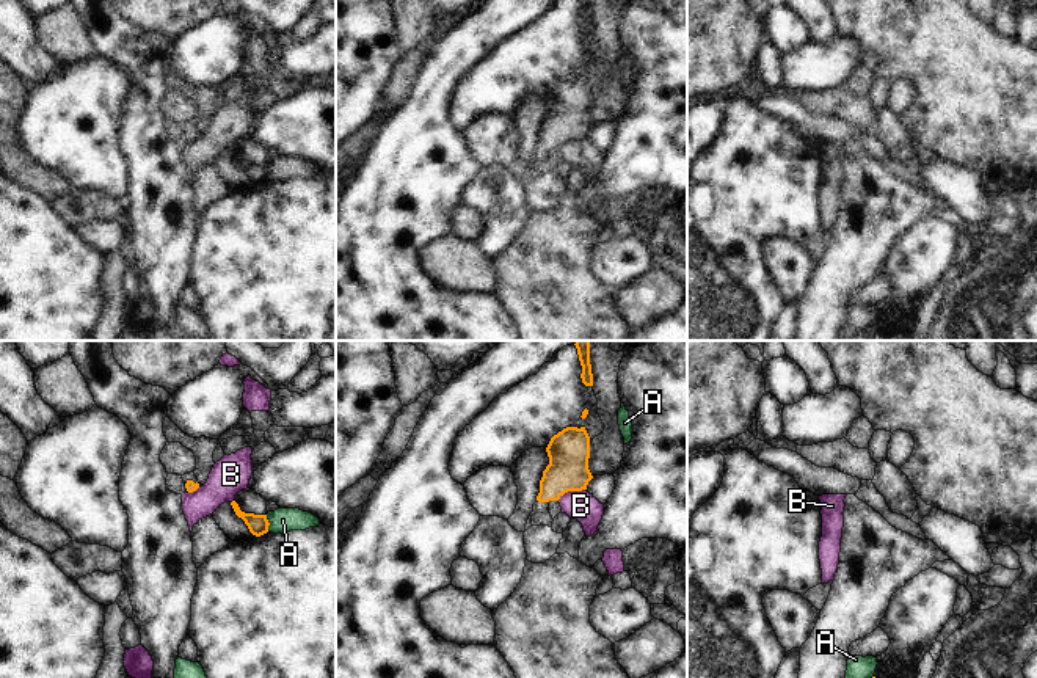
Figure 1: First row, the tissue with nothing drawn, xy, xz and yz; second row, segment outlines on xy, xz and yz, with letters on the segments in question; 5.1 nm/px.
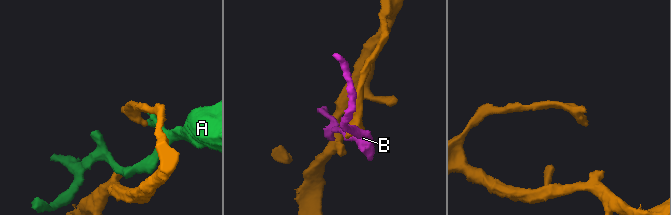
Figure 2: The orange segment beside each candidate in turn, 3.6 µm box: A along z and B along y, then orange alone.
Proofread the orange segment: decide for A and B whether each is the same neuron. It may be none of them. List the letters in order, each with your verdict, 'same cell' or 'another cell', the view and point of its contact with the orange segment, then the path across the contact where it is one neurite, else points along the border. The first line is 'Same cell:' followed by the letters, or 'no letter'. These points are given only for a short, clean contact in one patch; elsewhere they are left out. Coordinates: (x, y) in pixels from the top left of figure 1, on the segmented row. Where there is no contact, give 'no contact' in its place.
Same cell: no letter
A: another cell; contact xy (269, 523); border xy (265, 515), (269, 531)
B: another cell; contact xz (571, 490); border xz (585, 488), (565, 492), (557, 499)

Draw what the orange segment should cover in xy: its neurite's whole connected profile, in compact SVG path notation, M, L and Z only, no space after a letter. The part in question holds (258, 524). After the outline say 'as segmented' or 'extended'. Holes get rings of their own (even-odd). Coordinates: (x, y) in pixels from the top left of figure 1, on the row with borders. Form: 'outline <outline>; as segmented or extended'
outline M235 501L231 502L235 515L245 521L249 532L256 537L260 537L268 532L268 519L267 515L254 515L254 513L245 513L240 510L238 504Z; as segmented

